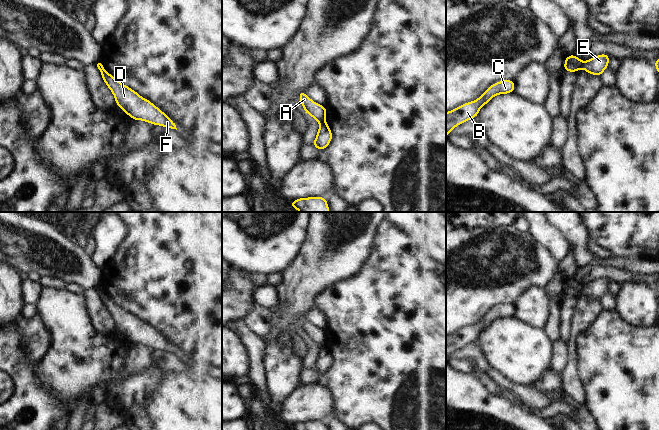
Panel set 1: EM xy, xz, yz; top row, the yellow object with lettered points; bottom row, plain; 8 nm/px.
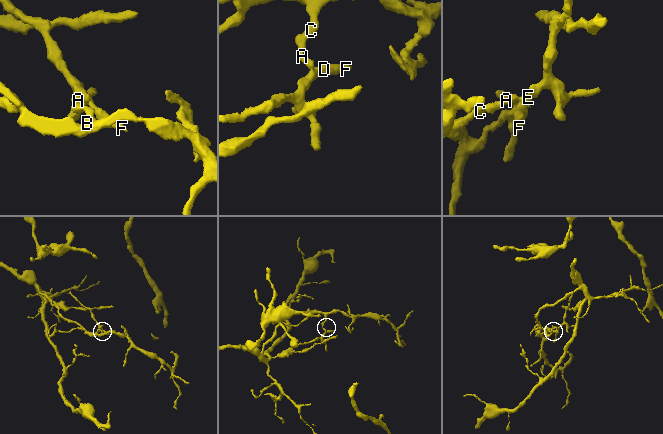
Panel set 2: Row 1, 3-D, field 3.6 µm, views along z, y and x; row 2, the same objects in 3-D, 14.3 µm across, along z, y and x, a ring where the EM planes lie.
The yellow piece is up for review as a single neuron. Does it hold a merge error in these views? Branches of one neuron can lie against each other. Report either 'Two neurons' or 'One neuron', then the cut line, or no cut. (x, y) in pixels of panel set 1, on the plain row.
Two neurons. Split along xz (325, 347), (320, 349)

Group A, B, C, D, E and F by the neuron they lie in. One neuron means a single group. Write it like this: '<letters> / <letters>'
A B C / D E F

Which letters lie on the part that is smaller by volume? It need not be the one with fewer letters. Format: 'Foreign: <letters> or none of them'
Foreign: D, E, F

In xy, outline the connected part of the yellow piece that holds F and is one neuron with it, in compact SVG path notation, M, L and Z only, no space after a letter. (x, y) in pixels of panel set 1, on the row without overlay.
M103 288L97 292L100 294L105 308L113 317L118 331L132 343L177 354L175 347L164 336L148 323L144 323L133 313L116 304L104 293Z

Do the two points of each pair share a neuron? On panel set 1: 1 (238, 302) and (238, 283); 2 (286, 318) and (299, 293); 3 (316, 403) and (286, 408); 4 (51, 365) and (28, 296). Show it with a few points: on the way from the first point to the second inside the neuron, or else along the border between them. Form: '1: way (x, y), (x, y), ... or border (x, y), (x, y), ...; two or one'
1: way (238, 297), (238, 288); one
2: way (286, 312), (294, 299); one
3: way (309, 403), (293, 408); one
4: border (42, 287), (36, 303); two

